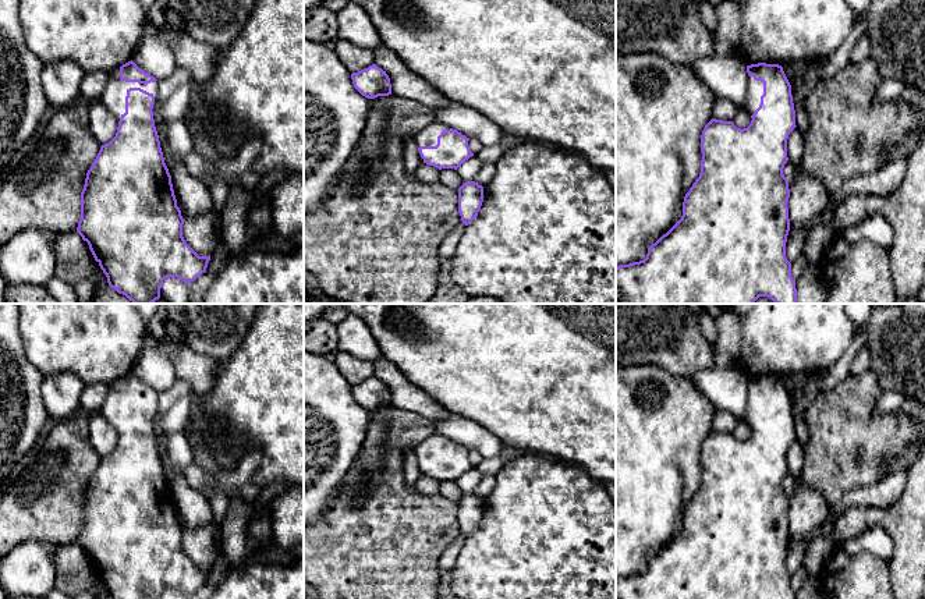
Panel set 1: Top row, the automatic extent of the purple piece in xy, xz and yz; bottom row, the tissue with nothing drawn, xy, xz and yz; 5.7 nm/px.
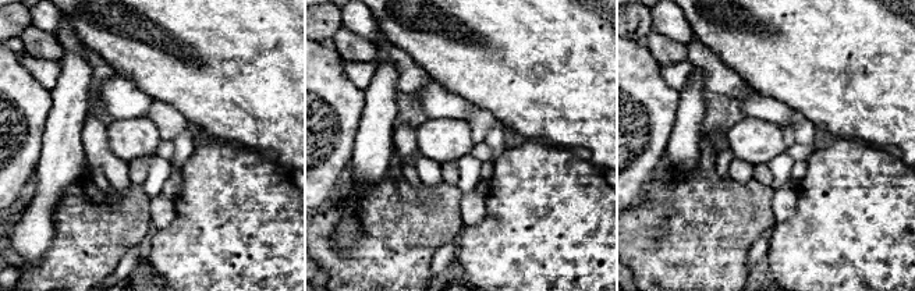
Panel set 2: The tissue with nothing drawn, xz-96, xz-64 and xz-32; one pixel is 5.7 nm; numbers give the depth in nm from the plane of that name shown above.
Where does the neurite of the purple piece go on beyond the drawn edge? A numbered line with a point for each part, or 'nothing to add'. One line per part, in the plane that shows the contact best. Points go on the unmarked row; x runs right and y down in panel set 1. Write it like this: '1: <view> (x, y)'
1: xy (113, 408)

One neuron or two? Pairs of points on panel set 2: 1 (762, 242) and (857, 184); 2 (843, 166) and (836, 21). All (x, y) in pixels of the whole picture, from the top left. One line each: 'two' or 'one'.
1: two
2: two

